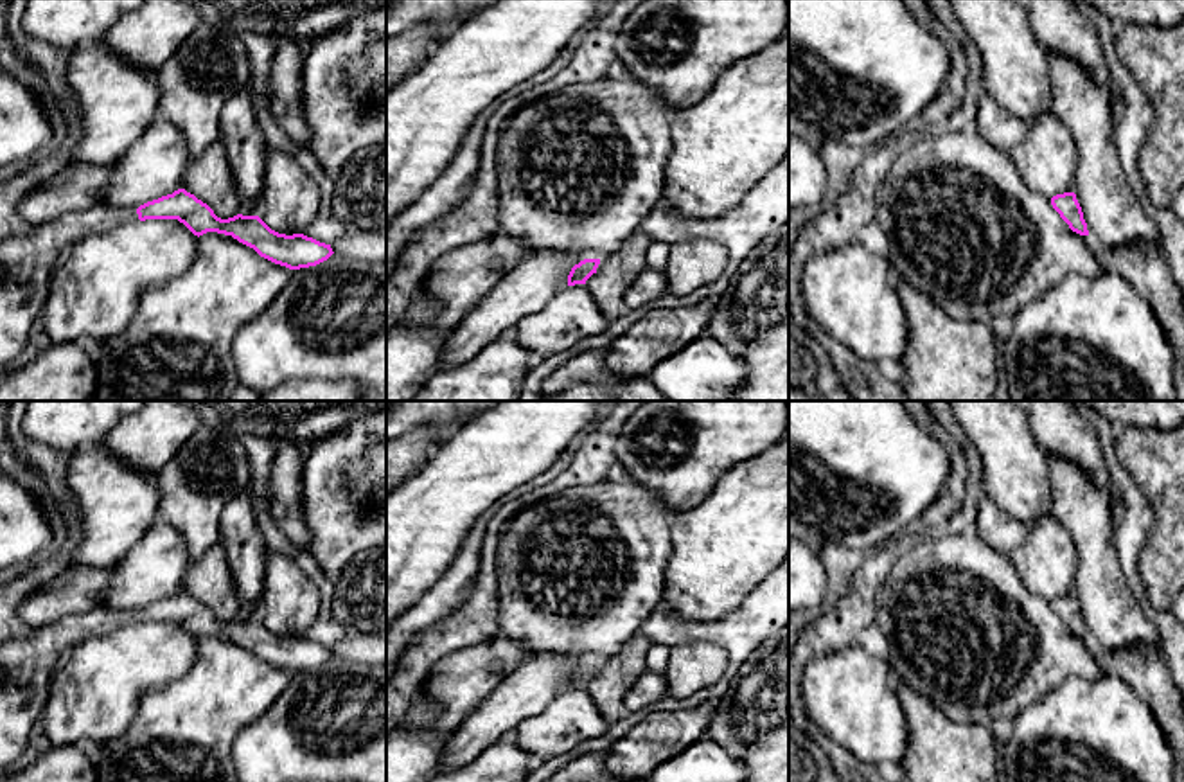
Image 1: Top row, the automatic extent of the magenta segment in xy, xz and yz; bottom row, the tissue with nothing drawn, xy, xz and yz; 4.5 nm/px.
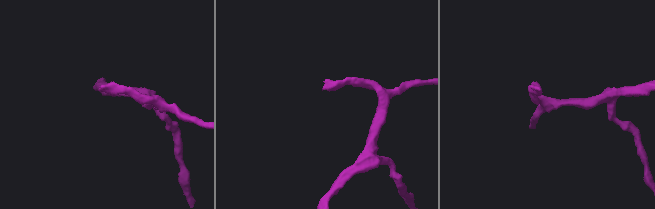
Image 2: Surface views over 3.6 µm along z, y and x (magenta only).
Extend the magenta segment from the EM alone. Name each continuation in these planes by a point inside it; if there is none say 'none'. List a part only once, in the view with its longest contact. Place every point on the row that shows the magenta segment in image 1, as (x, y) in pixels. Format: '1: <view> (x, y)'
1: xy (27, 263)

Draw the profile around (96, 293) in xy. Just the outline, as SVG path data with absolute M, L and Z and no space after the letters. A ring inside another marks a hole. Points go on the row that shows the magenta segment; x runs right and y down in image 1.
M137 219L86 235L54 270L38 327L52 343L119 334L149 288L181 277L196 259L198 235L178 219Z

